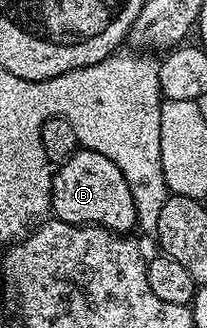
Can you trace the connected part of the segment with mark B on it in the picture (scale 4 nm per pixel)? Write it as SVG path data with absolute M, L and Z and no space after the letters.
M79 149L72 157L57 164L52 175L54 192L50 195L53 218L65 223L97 225L115 233L130 233L135 230L138 218L132 201L132 189L124 181L124 173L104 153Z

